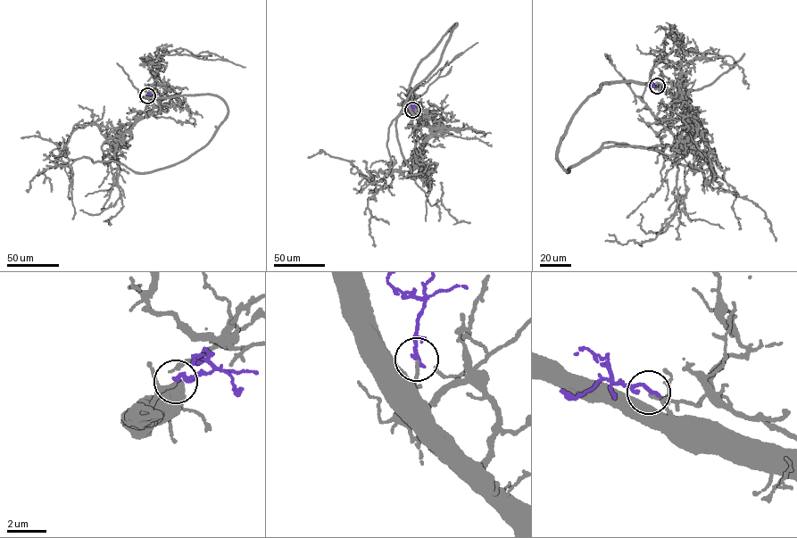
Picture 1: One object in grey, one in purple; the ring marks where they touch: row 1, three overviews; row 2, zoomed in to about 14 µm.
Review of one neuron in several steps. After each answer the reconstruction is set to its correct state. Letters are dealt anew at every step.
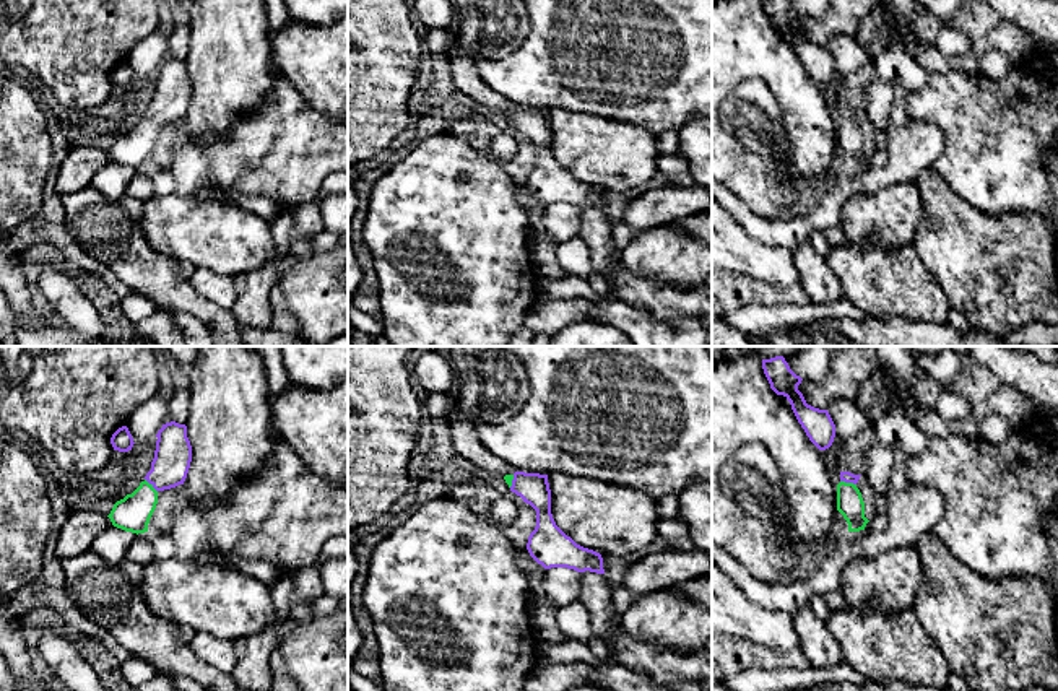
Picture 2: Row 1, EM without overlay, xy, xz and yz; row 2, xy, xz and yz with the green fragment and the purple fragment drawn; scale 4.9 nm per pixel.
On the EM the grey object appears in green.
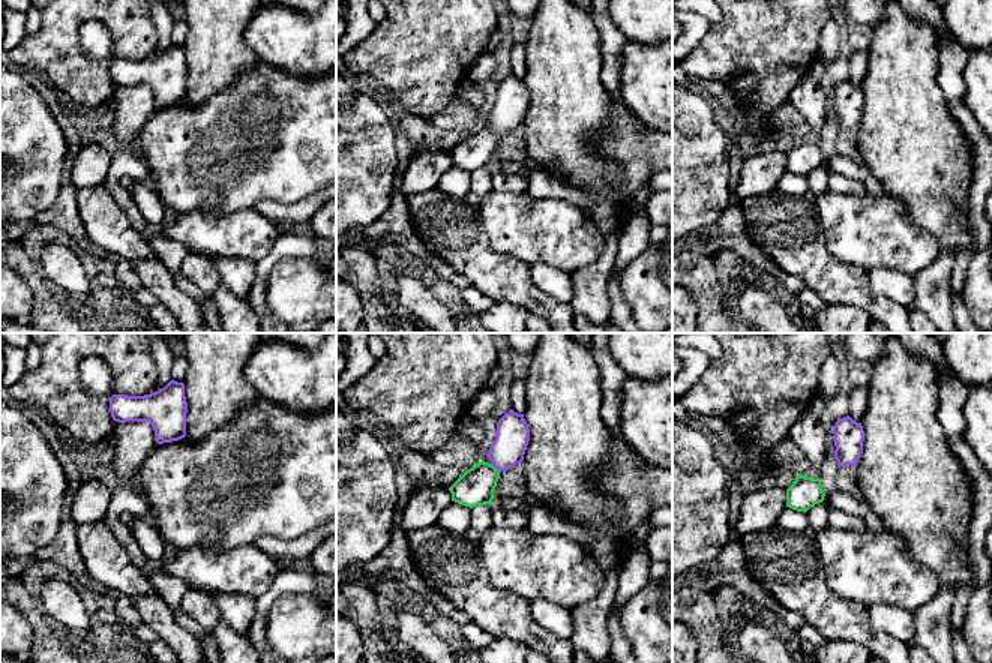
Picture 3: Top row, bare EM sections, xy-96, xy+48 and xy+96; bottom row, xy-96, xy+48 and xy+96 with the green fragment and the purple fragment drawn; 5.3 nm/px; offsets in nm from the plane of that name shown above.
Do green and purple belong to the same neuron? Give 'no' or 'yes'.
yes

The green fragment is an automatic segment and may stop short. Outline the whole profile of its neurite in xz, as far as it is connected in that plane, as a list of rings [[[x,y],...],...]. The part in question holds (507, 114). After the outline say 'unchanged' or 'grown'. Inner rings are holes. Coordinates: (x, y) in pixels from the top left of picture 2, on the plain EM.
[[[515,107],[504,112],[510,127],[536,146],[536,163],[528,172],[530,192],[544,205],[567,203],[605,210],[600,189],[577,180],[554,158],[548,111]]]; grown

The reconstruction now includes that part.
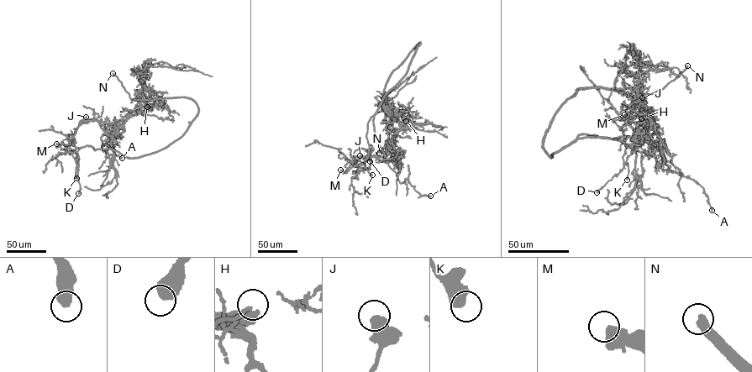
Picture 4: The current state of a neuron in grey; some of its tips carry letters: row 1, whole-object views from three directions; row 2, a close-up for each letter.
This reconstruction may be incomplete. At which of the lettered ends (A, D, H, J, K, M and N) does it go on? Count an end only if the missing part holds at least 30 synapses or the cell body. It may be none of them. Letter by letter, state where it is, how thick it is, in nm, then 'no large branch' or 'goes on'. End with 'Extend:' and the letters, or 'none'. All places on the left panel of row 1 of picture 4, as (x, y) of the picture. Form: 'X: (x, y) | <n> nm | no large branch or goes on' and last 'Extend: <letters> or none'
A: (122, 158) | 550 nm | no large branch
D: (78, 193) | 650 nm | no large branch
H: (147, 107) | 100 nm | no large branch
J: (86, 117) | 550 nm | no large branch
K: (76, 178) | 600 nm | no large branch
M: (56, 144) | 550 nm | no large branch
N: (113, 73) | 480 nm | goes on
Extend: N

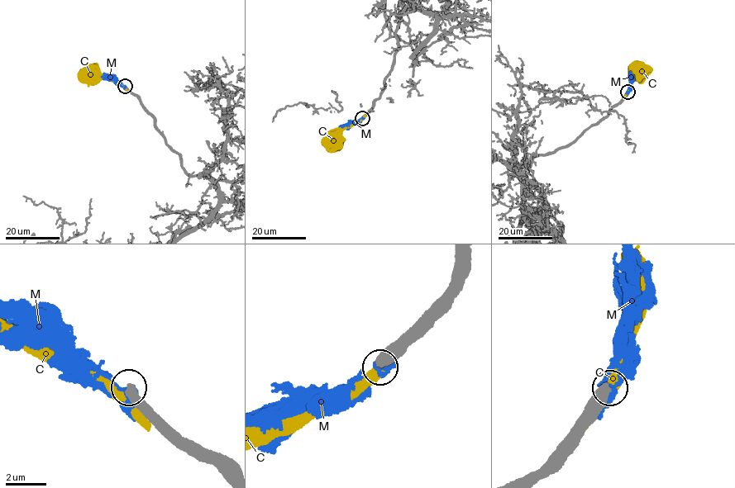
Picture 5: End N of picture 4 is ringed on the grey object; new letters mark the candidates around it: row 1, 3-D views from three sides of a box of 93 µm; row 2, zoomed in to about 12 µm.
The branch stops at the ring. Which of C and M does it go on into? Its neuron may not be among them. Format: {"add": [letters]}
{"add": []}

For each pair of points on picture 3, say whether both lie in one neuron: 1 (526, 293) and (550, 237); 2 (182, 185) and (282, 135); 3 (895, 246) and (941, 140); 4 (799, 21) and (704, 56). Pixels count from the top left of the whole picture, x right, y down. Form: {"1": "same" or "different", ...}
{"1": "different", "2": "same", "3": "different", "4": "same"}

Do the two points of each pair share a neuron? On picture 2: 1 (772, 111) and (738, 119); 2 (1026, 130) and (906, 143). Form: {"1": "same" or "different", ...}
{"1": "same", "2": "different"}

